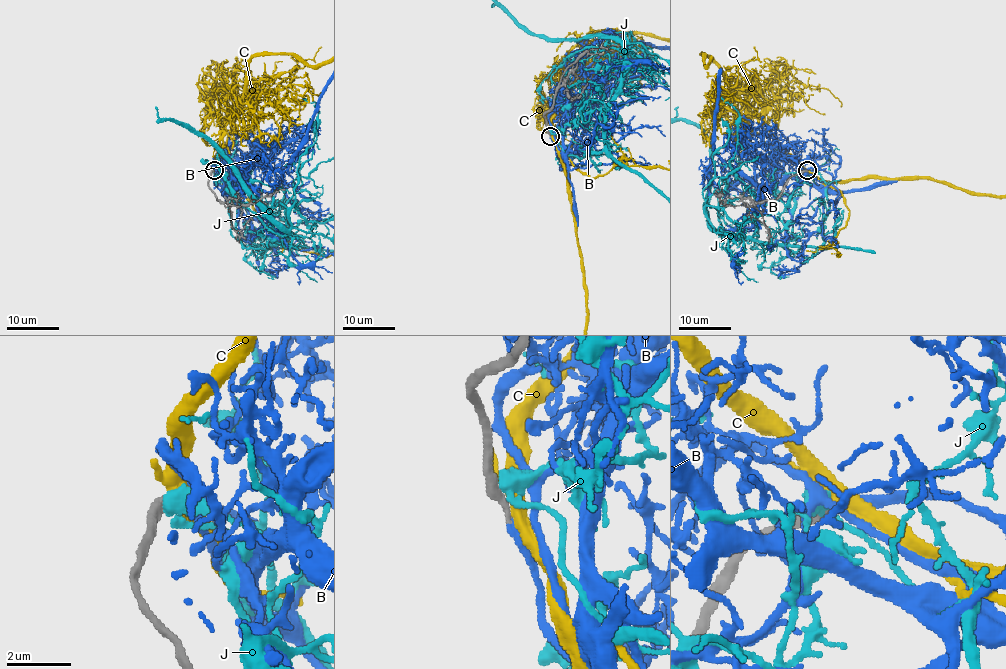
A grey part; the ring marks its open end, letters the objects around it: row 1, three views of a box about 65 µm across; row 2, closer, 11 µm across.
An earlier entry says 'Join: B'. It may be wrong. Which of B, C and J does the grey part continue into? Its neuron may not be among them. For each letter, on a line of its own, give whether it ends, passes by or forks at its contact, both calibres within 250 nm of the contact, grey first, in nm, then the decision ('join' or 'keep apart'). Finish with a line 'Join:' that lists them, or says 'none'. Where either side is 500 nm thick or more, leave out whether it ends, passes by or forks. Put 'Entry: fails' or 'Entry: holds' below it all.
B: it passes by; 260 nm thick on the grey side, 180 nm on the other; join
C: it passes by; 360 nm thick on the grey side, 440 nm on the other; keep apart
J: 500 nm thick on the grey side, 440 nm on the other; keep apart
Join: B
Entry: holds

